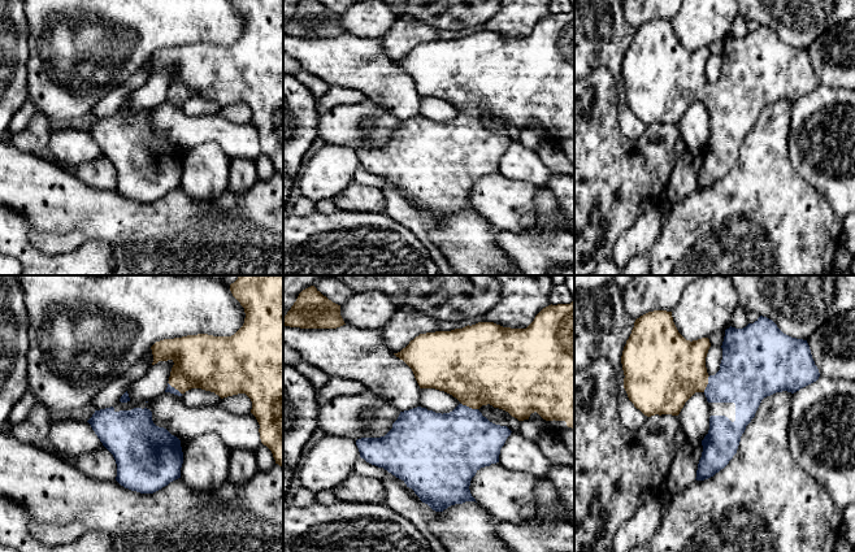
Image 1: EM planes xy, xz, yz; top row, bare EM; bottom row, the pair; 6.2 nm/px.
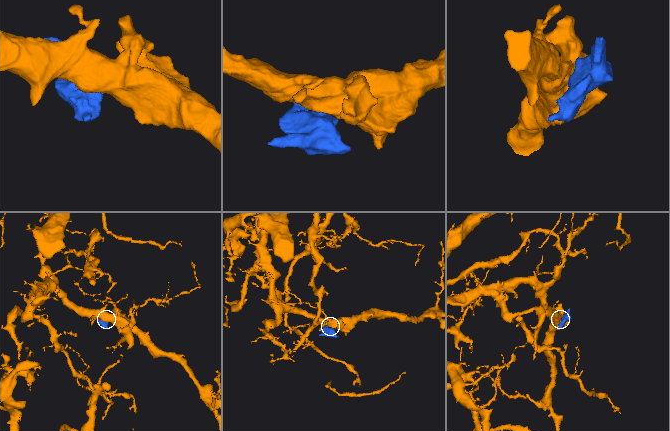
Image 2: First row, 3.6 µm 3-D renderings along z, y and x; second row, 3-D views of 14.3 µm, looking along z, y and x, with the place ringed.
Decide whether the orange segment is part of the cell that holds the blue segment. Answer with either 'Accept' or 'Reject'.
Accept

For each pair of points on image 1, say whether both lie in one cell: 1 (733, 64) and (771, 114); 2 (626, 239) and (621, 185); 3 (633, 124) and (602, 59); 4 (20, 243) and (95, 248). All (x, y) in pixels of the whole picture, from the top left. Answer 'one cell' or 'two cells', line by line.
1: two cells
2: two cells
3: one cell
4: one cell

